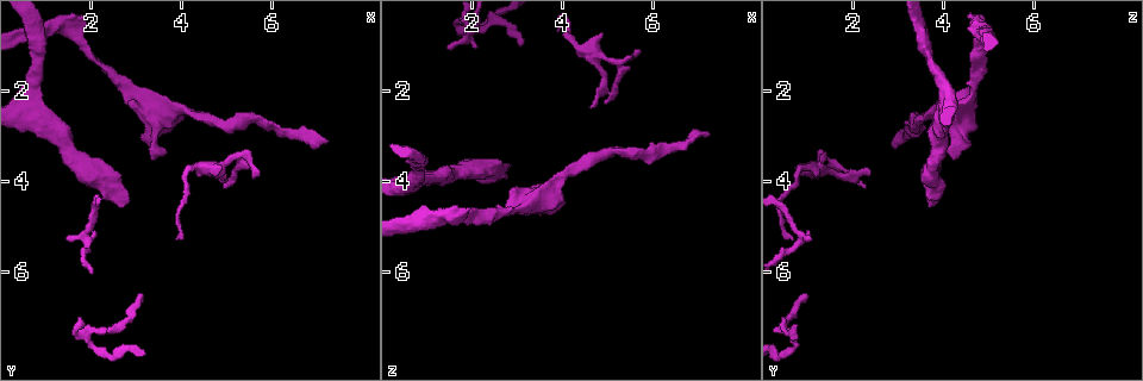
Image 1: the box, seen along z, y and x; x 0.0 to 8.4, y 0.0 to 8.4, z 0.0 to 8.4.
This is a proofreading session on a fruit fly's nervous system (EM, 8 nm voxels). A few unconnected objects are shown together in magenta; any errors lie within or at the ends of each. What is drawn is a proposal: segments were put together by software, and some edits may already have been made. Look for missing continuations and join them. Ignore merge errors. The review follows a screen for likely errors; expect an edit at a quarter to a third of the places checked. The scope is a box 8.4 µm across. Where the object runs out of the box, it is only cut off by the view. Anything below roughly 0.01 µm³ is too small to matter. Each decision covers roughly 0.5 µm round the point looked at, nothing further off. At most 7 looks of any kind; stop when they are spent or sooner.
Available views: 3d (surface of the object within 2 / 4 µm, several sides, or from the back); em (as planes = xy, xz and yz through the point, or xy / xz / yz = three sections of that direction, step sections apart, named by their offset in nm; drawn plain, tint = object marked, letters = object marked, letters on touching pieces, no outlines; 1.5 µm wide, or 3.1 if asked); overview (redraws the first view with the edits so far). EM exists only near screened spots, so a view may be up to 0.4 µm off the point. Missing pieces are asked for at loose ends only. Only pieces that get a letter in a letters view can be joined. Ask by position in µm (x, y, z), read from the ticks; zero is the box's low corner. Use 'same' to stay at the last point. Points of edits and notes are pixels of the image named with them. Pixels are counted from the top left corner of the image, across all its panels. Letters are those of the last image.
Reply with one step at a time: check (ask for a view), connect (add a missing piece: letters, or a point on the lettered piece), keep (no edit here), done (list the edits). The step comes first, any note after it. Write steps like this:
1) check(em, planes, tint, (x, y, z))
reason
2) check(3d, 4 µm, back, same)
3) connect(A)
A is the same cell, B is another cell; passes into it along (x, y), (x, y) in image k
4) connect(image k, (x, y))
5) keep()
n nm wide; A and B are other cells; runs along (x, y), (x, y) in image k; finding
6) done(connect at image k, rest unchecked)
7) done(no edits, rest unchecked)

check(em, yz, step 4, letters, (1.50, 5.25, 1.05))
an open end

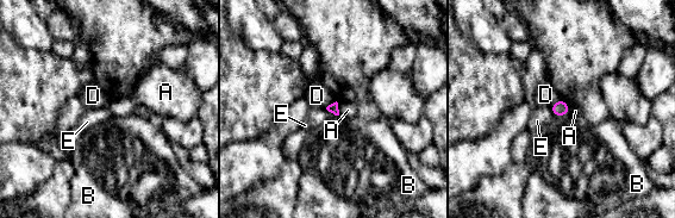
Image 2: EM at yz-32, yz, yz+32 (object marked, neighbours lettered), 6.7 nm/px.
keep()
D touches over 100 nm; A, B, D and E are other cells; border along (561, 99), (549, 106) in image 2; none of them fits

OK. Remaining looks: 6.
check(3d, 4 µm, back, (3.85, 5.25, 0.75))
an open end

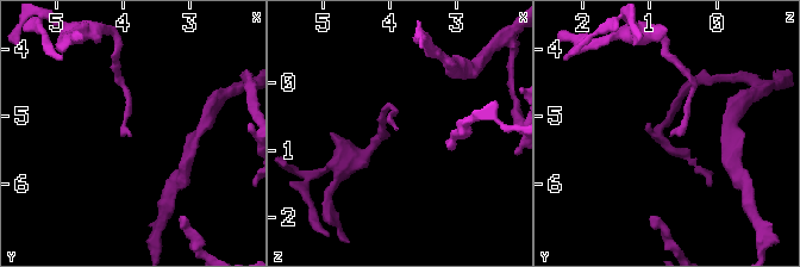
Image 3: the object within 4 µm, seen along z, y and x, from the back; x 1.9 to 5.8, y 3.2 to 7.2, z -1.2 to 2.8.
check(em, xz, step 4, letters, (3.90, 5.25, 0.75))

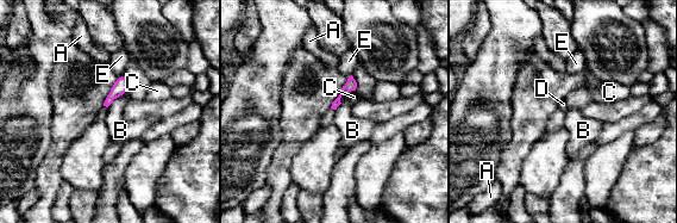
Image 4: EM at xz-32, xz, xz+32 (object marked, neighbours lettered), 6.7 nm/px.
check(em, planes, letters, same)

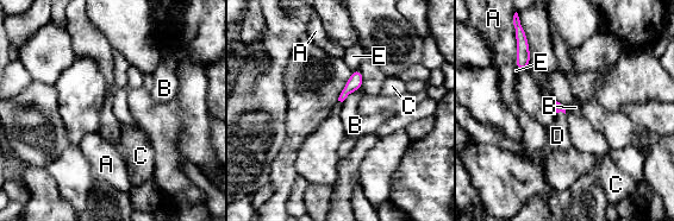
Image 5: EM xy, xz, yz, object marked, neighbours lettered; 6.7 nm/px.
connect(image 5, (557, 136))
60 nm wide; D is the same cell, A, B, C and E are other cells; the neuron continues

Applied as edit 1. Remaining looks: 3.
check(overview)
see it whole again

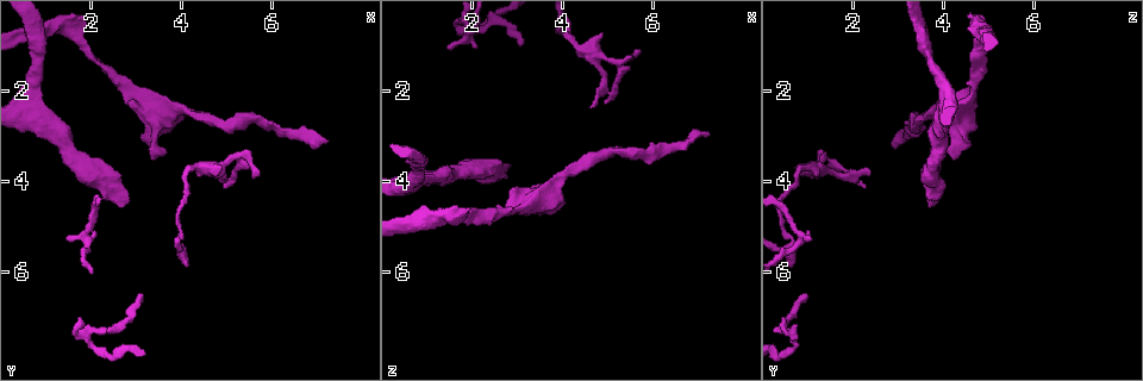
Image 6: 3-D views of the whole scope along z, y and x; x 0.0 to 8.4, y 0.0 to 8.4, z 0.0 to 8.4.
check(3d, 4 µm, (4.60, 3.80, 2.40))
an open end

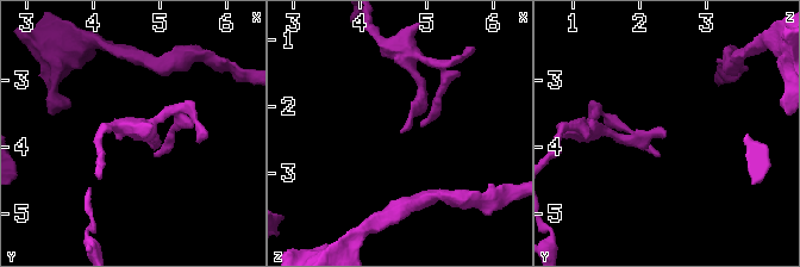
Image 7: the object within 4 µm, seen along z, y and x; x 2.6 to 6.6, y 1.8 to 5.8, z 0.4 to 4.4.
check(em, xz, step 4, letters, (4.60, 3.85, 2.40))

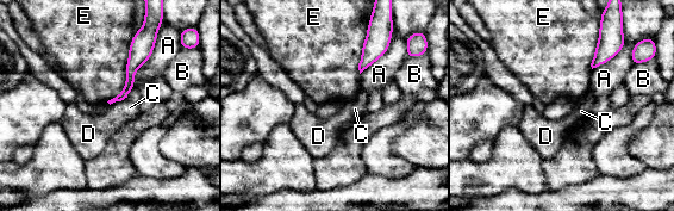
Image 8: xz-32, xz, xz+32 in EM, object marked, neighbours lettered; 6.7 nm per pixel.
keep()
A, B, C, D and E are other cells; no lettered piece goes on from it

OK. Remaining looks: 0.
done(connect at image 5, rest unchecked)

